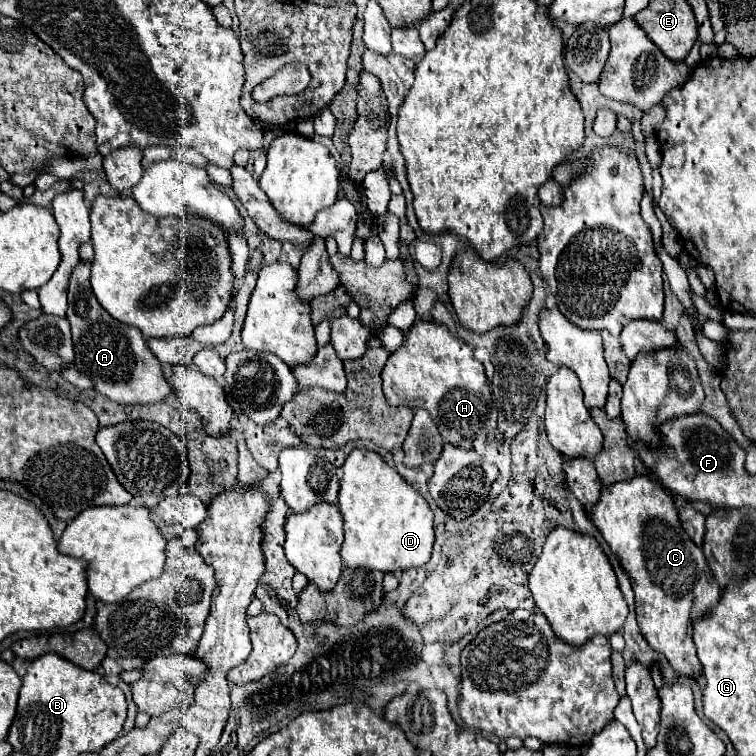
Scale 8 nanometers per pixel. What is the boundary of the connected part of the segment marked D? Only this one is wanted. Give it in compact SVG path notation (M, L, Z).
M355 448L341 466L339 510L345 518L341 558L347 566L399 572L425 566L433 550L433 512L427 500L377 452Z

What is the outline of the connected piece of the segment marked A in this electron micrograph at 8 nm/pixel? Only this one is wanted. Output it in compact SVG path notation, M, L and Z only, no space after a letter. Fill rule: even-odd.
M79 260L69 278L69 310L67 320L73 330L73 346L77 352L75 368L95 382L95 390L119 404L153 404L165 400L173 390L163 378L161 364L147 348L141 332L115 320L95 298L89 284L91 262Z

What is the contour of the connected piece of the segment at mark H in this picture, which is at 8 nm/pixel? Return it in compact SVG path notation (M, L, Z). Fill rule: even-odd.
M417 320L417 324L405 332L403 344L389 356L381 378L389 404L425 408L449 444L469 448L477 434L497 428L497 408L483 364L473 358L471 346L455 338L441 322Z

